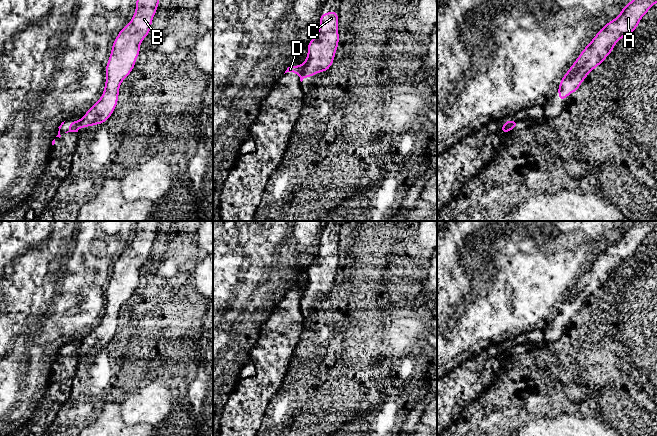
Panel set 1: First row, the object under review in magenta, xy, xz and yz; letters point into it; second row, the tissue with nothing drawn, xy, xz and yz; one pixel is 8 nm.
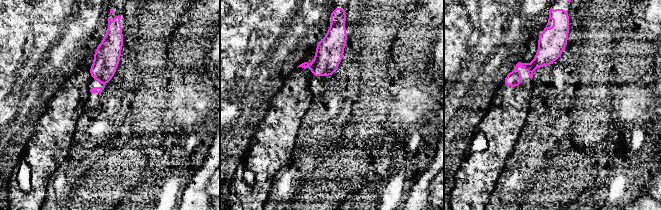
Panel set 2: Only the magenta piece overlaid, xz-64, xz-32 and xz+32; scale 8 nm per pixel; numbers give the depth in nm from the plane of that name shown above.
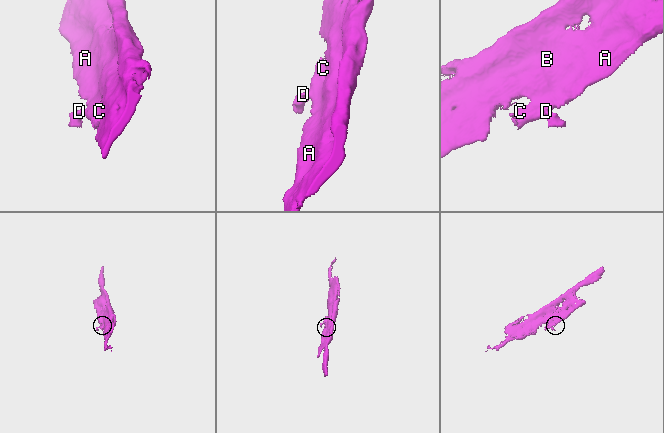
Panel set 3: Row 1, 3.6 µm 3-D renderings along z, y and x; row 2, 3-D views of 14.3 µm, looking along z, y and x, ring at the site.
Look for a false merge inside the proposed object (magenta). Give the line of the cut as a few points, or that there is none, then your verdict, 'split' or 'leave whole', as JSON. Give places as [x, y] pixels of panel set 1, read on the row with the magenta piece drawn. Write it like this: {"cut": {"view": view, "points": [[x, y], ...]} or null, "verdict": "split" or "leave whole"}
{"cut": {"view": "xz", "points": [[300, 65], [302, 79]]}, "verdict": "split"}

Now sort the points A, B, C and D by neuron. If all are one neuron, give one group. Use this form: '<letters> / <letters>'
A B C / D

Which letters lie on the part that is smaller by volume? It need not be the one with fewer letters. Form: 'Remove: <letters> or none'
Remove: D

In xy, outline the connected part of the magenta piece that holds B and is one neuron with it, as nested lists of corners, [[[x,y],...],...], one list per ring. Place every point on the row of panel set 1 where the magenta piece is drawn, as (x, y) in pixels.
[[[136,0],[135,13],[129,24],[124,26],[118,33],[112,44],[112,51],[105,68],[106,83],[104,92],[99,100],[78,121],[78,130],[83,127],[104,124],[113,114],[119,97],[119,87],[125,78],[131,73],[139,57],[140,44],[151,30],[152,19],[155,16],[160,0]]]

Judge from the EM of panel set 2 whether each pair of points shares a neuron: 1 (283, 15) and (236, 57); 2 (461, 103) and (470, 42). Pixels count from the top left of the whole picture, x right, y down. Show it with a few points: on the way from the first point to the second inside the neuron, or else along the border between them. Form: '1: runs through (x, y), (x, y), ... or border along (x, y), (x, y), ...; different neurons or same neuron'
1: runs through (268, 19), (259, 21), (238, 42); same neuron
2: runs through (462, 88), (462, 57); same neuron

